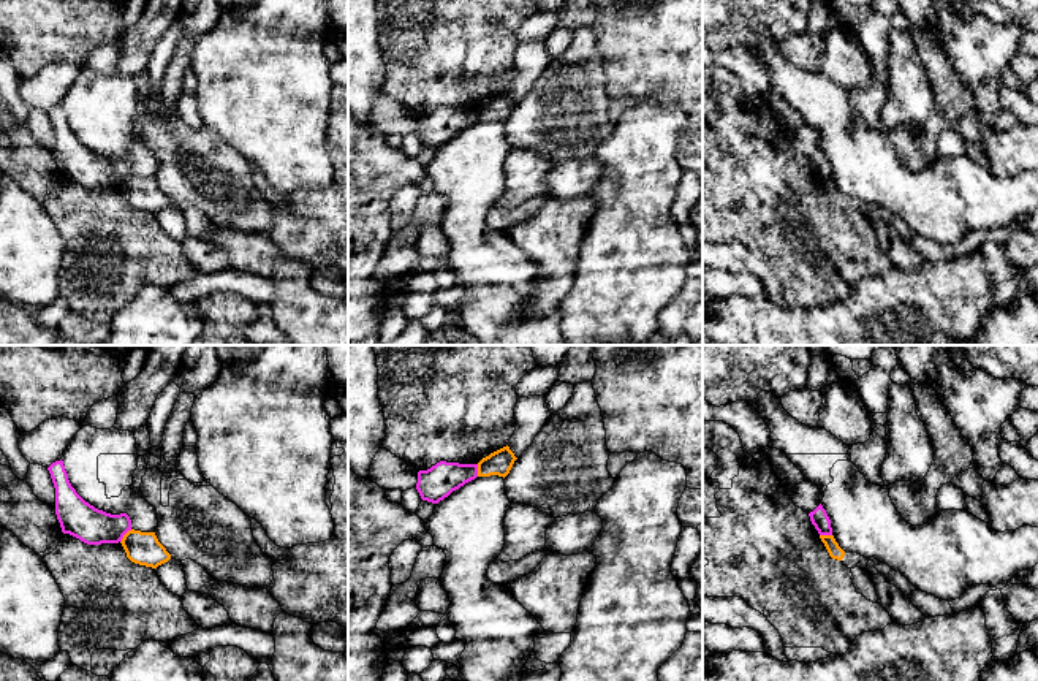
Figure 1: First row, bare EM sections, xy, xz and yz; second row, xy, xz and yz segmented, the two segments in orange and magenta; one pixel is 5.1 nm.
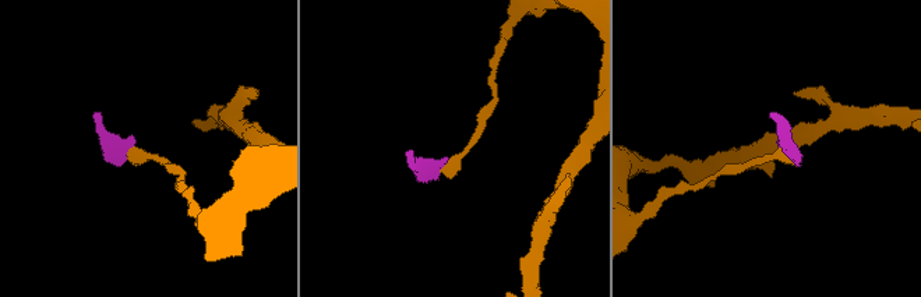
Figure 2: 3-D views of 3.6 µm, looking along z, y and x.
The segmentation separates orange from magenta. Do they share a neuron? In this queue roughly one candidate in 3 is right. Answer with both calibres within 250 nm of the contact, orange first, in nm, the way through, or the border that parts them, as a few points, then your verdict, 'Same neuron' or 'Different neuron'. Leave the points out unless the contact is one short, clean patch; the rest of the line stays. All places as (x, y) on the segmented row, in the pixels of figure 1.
Thickness 170 nm (orange) against 190 nm. Boundary: xy (132, 529), (121, 542). Different neuron

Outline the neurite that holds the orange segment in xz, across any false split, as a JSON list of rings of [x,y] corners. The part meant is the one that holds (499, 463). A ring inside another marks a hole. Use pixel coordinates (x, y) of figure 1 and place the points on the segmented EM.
[[[506,445],[478,462],[478,477],[498,475],[505,478],[510,474],[516,459],[517,458]]]

